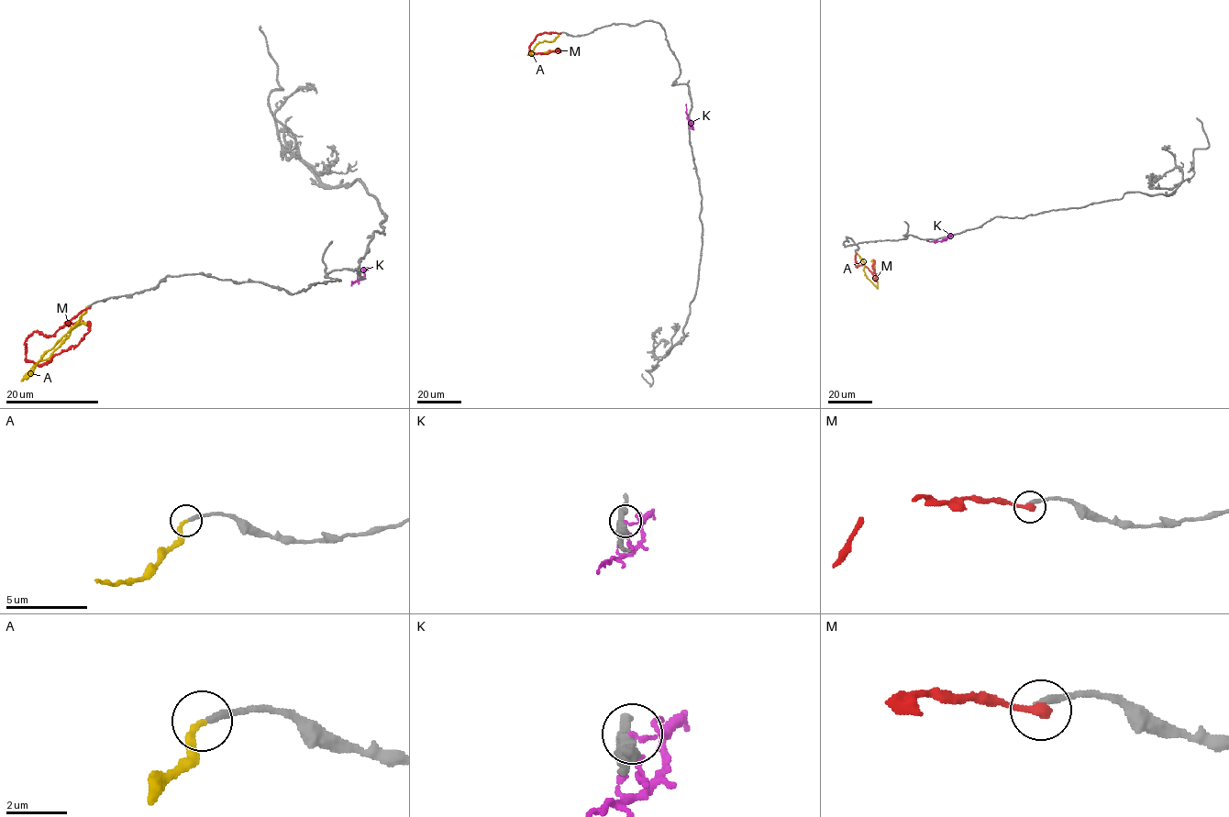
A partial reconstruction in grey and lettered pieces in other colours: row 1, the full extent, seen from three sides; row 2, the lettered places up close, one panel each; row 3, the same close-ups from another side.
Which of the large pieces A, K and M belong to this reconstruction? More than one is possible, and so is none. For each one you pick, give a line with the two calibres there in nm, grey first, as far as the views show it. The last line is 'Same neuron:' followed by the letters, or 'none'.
A: 200/200 nm
Same neuron: A

